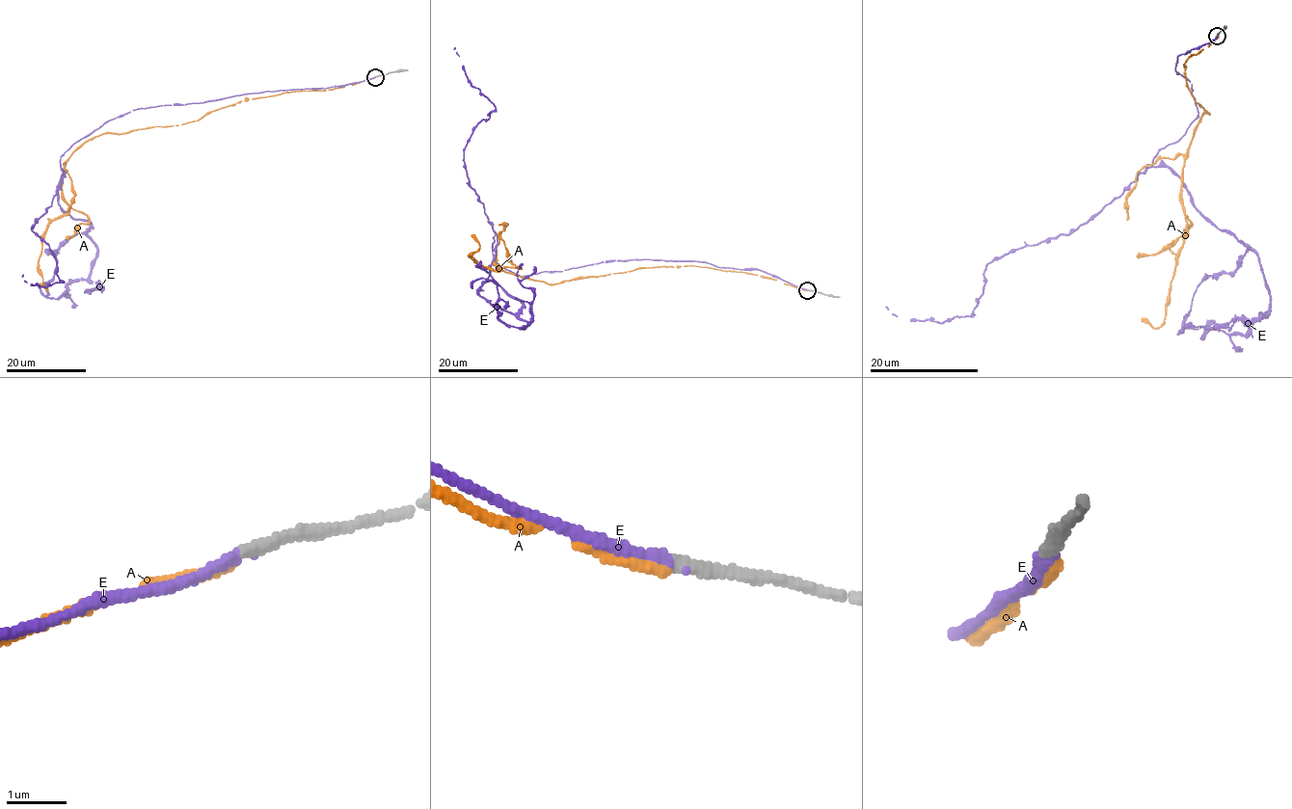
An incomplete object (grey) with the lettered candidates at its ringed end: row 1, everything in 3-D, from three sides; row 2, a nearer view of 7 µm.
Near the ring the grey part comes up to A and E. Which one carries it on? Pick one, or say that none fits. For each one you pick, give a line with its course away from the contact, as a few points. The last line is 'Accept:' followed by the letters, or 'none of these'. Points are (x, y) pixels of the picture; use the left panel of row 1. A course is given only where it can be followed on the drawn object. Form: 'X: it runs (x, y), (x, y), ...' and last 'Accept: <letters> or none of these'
E: it runs (376, 76), (133, 109), (105, 121), (60, 161), (58, 203), (91, 225), (92, 272), (57, 298), (40, 284)
Accept: E

